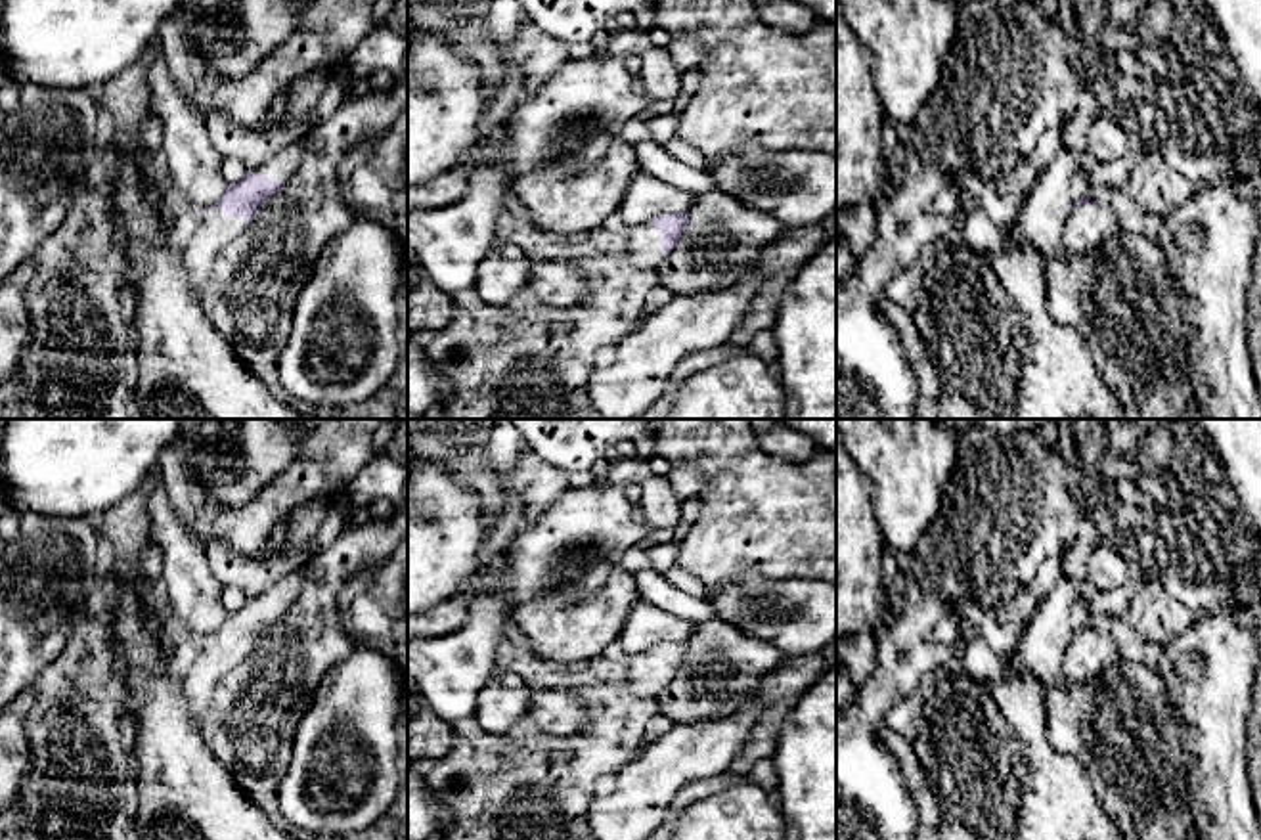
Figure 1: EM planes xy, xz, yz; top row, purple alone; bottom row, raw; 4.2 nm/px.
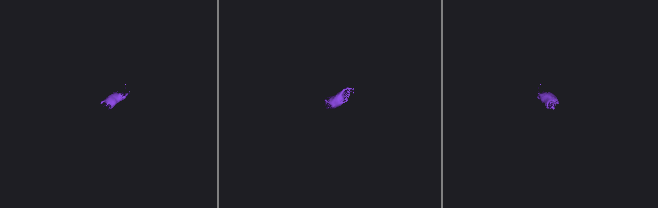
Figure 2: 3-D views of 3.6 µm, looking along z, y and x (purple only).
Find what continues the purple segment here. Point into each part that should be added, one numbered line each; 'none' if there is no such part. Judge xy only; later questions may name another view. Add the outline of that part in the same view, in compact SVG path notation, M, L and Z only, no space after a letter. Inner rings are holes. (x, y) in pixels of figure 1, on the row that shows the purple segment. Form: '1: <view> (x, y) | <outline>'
1: xy (280, 167) | M306 136L289 144L285 149L281 149L270 161L253 168L253 172L268 176L272 180L272 184L281 184L297 170L302 155L304 155L304 144L306 144Z
2: xy (215, 228) | M210 207L199 216L199 226L184 247L184 266L195 289L210 274L222 247L235 239L243 228L243 218L233 220L220 209Z

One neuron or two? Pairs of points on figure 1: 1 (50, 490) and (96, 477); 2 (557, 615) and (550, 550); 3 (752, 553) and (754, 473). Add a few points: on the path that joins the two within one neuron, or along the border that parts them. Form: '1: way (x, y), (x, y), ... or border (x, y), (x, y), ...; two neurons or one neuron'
1: way (62, 479), (85, 477); one neuron
2: border (563, 586), (519, 601), (513, 607); two neurons
3: way (752, 534), (752, 523), (758, 517), (754, 492); one neuron

